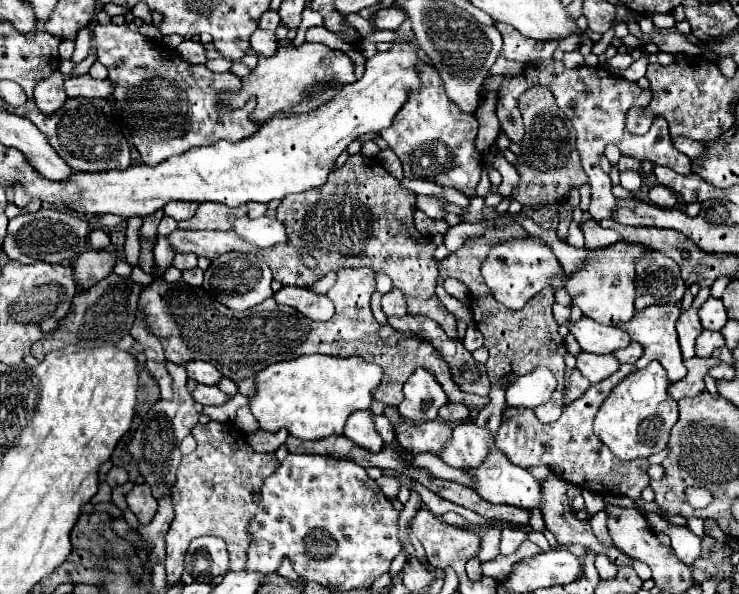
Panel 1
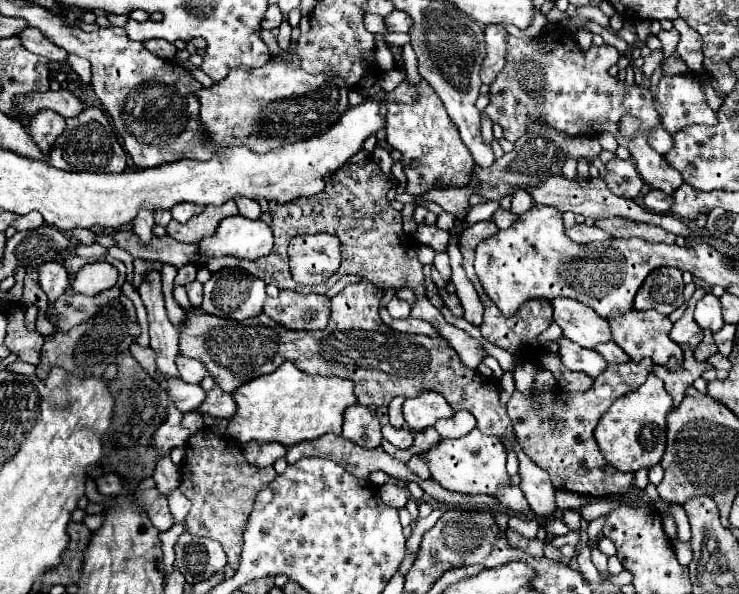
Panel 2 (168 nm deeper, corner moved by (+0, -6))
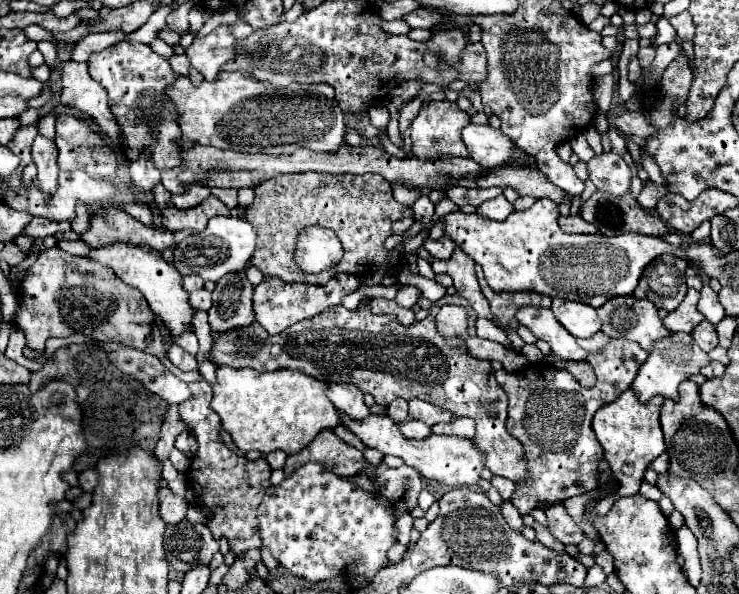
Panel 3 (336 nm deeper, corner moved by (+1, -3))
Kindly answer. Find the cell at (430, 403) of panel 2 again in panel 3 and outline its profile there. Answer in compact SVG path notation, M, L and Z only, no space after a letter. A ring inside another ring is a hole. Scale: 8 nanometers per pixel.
M410 400L408 402L408 416L414 420L420 420L428 426L434 426L438 422L450 422L456 416L432 402L424 402L424 400Z

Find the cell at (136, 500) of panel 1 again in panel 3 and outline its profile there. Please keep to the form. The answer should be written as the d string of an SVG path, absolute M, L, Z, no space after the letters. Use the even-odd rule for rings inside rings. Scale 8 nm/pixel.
M160 488L158 490L158 500L160 500L160 518L166 524L178 524L184 520L186 510L188 510L188 502L174 496L168 488Z

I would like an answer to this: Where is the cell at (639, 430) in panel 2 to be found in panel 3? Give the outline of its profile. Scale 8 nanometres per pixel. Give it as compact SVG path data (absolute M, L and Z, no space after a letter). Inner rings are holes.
M628 388L614 402L602 406L594 414L592 428L604 450L604 458L608 460L614 478L620 482L620 488L616 490L616 494L606 496L604 500L596 502L594 514L598 514L598 516L608 514L608 510L612 508L612 502L616 502L616 498L638 494L646 468L650 466L650 462L654 458L658 458L664 452L664 436L662 436L662 428L660 428L662 404L664 404L664 396L654 396L648 402L640 402L638 394L632 388Z

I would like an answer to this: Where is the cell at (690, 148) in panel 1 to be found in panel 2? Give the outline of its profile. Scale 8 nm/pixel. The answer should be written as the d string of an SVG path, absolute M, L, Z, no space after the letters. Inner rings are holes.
M657 125L657 127L653 127L653 131L649 131L649 145L653 147L653 149L657 149L659 153L667 153L669 149L671 149L671 145L673 145L673 137L661 127L661 125Z

